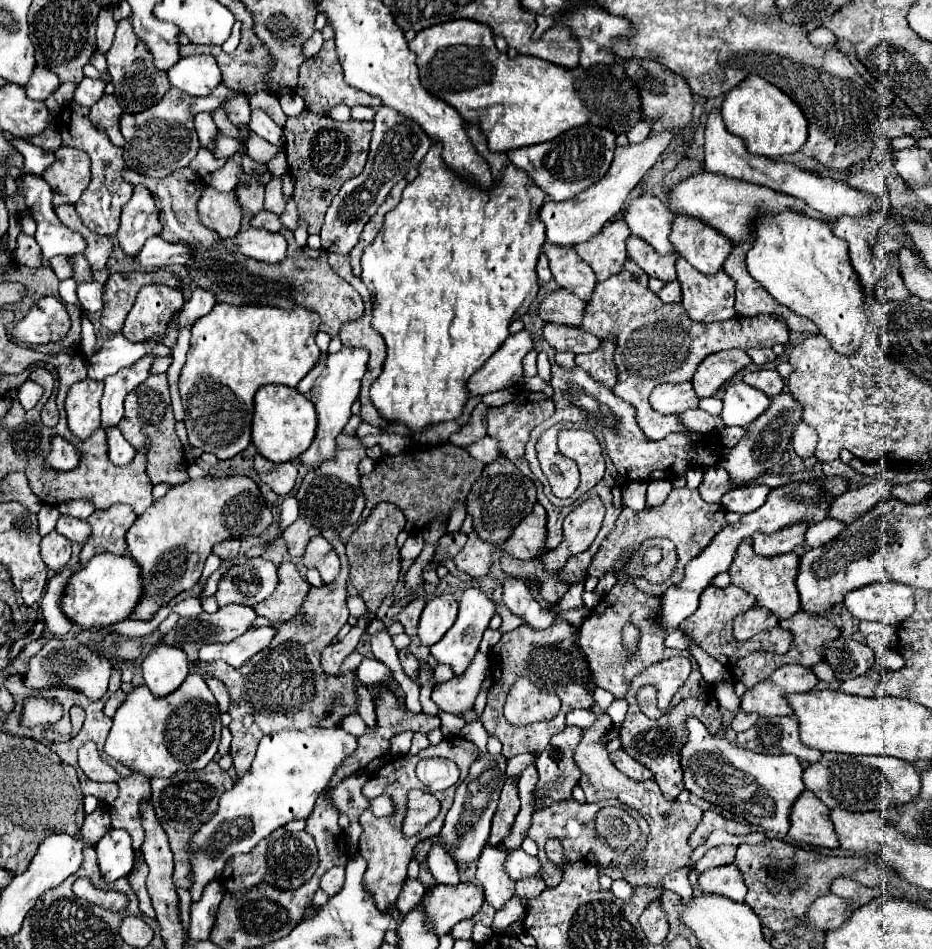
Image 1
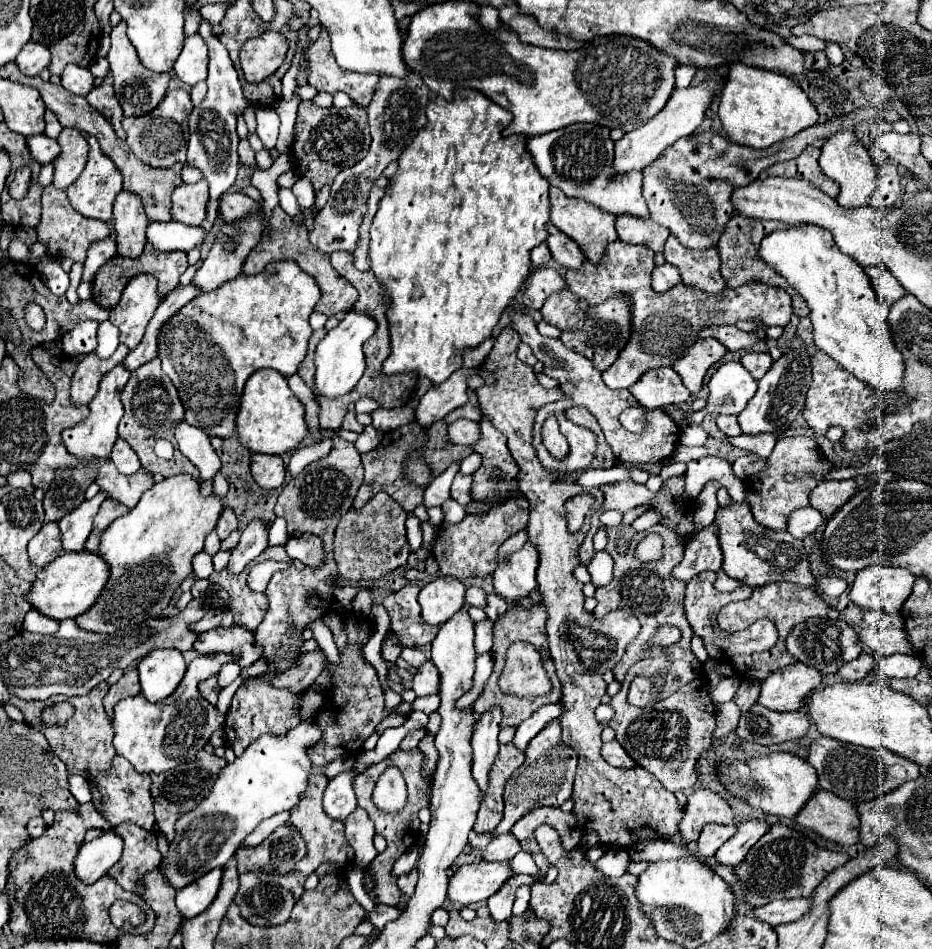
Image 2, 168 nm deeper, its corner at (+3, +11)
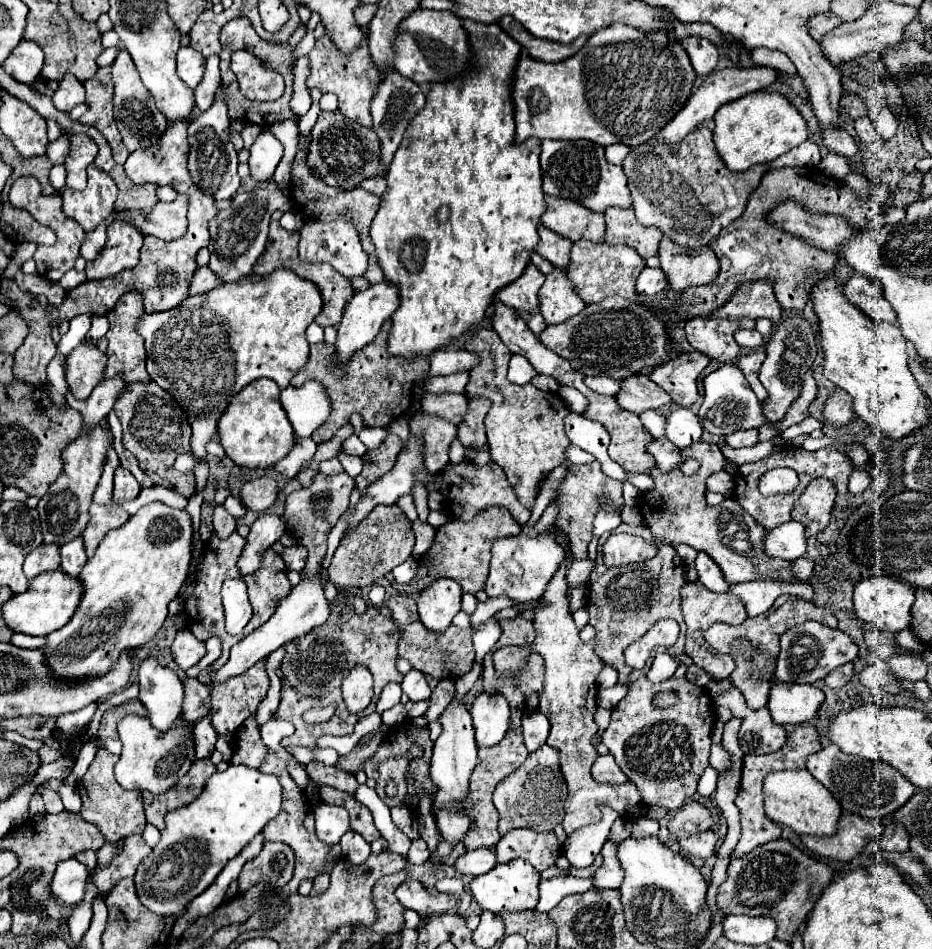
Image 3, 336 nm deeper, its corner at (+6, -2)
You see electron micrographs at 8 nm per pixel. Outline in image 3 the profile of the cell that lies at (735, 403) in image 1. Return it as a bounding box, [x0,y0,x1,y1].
[699,364,769,436]

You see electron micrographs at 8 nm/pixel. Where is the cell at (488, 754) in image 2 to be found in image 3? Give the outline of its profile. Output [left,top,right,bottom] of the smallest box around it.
[471,694,509,746]

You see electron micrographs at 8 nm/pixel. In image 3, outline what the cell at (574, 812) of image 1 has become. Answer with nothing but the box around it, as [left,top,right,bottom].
[495,830,563,872]

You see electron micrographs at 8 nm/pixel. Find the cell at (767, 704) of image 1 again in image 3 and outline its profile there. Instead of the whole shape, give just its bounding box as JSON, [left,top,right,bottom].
[769,682,825,726]

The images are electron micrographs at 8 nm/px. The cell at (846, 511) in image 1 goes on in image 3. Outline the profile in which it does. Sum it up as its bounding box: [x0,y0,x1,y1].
[793,478,835,536]

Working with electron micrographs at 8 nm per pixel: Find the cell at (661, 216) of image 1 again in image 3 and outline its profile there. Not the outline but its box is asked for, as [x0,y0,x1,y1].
[541,140,633,212]

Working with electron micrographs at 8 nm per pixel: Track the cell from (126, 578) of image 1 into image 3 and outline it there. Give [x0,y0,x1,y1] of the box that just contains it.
[3,570,83,636]

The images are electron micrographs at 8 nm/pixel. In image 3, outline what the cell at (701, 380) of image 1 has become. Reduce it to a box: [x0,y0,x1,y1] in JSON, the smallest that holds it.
[649,350,709,408]

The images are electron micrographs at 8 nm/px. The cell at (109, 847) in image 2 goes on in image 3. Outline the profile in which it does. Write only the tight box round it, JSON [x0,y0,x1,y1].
[51,858,91,906]

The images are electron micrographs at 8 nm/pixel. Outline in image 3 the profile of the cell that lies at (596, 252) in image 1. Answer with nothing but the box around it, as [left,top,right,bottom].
[541,196,605,242]

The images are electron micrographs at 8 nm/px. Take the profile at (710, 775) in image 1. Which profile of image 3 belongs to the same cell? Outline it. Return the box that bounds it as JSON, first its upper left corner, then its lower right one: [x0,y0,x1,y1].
[763,770,841,836]

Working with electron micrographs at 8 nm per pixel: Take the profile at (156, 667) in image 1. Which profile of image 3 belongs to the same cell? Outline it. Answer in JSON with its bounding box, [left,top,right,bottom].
[139,658,183,732]

